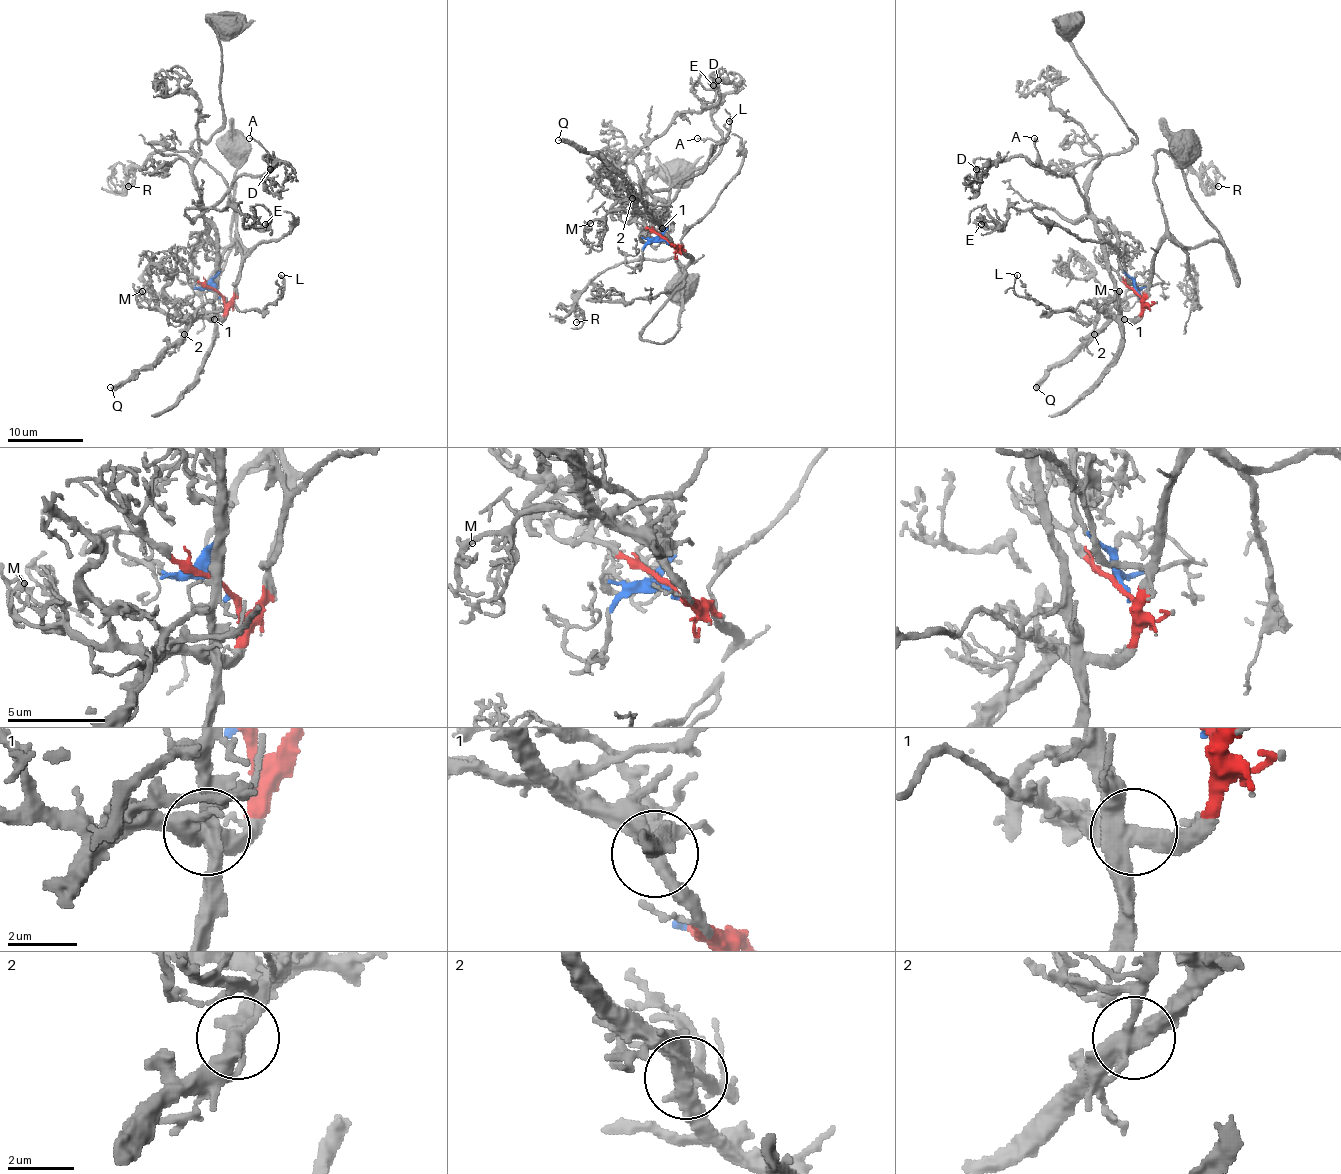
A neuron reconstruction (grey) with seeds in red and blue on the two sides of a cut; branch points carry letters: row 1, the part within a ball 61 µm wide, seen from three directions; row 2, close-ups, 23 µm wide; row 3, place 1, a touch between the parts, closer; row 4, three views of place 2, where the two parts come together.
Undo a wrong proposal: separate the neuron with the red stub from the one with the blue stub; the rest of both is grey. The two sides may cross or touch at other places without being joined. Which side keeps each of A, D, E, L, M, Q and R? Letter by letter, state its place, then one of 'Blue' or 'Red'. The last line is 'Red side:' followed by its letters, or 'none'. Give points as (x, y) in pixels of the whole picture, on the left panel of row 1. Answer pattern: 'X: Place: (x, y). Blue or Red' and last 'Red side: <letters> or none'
A: Place: (249, 138). Blue
D: Place: (270, 169). Blue
E: Place: (265, 224). Blue
L: Place: (281, 275). Red
M: Place: (142, 291). Red
Q: Place: (110, 387). Red
R: Place: (128, 186). Red
Red side: L, M, Q, R

